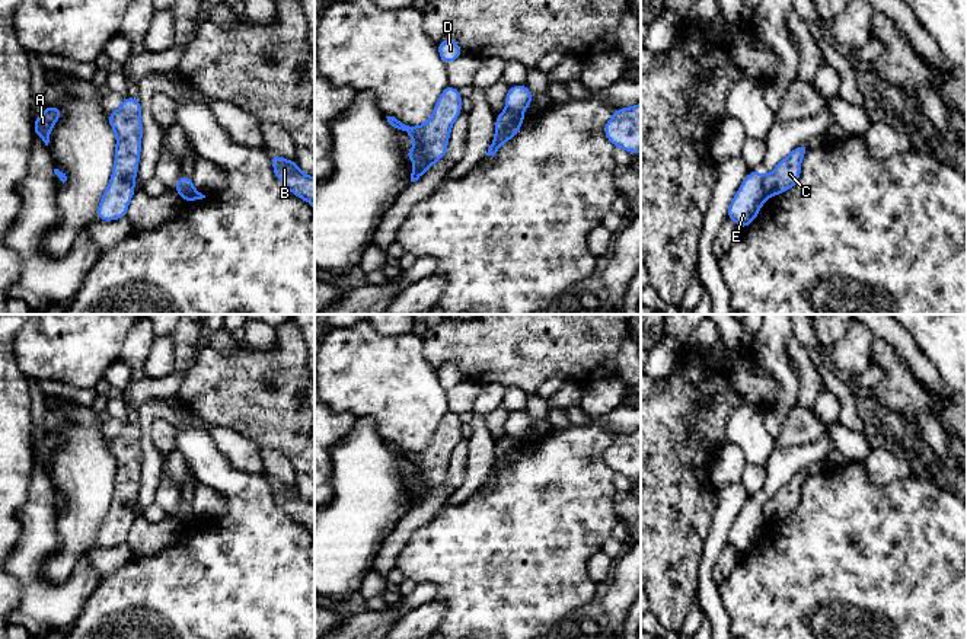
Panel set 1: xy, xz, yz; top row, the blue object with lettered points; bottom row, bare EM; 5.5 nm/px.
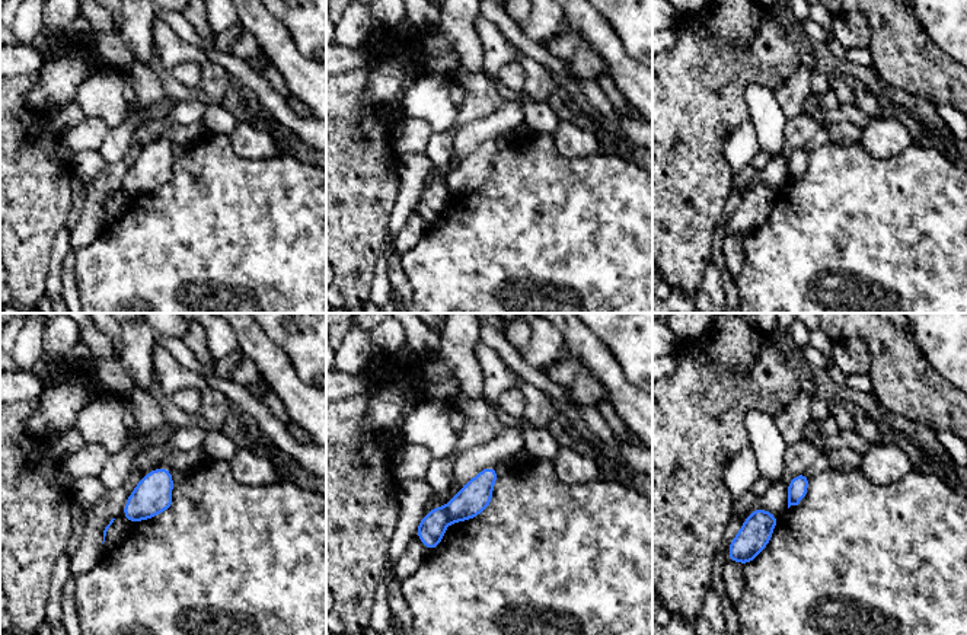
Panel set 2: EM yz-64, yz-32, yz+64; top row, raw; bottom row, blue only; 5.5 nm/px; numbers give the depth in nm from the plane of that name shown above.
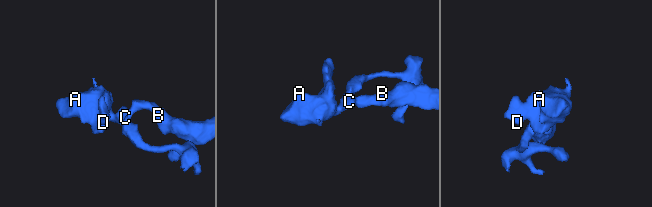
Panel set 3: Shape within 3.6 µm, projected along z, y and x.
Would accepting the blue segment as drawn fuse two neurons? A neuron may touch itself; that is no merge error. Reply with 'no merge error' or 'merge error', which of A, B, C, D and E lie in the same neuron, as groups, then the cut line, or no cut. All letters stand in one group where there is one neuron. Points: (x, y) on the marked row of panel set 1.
merge error; A B C D / E; cut in yz along (762, 178), (762, 187), (768, 197)

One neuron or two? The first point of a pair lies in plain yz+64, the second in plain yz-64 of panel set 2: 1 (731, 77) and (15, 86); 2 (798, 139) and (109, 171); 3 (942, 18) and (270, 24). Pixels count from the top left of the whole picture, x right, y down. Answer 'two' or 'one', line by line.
1: one
2: two
3: two

